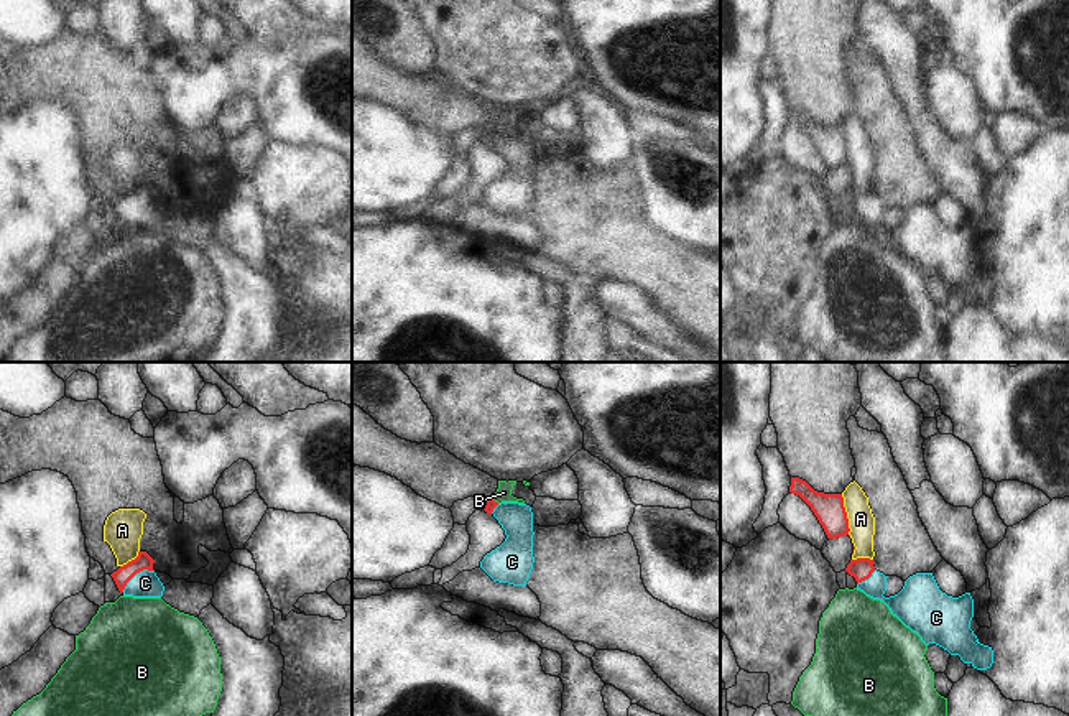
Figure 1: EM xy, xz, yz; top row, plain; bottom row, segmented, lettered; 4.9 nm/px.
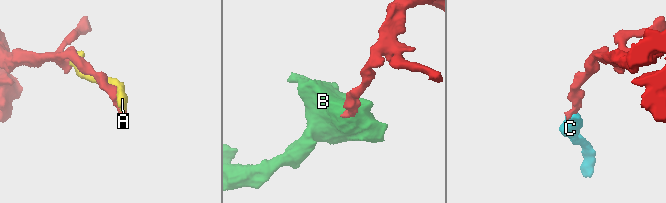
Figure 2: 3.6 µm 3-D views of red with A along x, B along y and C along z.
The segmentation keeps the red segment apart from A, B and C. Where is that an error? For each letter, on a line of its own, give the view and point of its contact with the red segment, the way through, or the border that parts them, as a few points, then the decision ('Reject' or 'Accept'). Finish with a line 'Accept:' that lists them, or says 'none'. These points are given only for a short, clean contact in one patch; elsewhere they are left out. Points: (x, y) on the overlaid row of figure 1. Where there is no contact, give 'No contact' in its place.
A: Touches red at yz (846, 516). Reject
B: Touches red at xz (492, 499). Boundary: xz (489, 497), (499, 502). Reject
C: Touches red at xy (135, 573). Path across: xy (143, 560), (135, 573), (145, 583). Accept
Accept: C.

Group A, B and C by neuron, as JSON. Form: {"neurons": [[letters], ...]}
{"neurons": [["A"], ["B"], ["C"]]}

